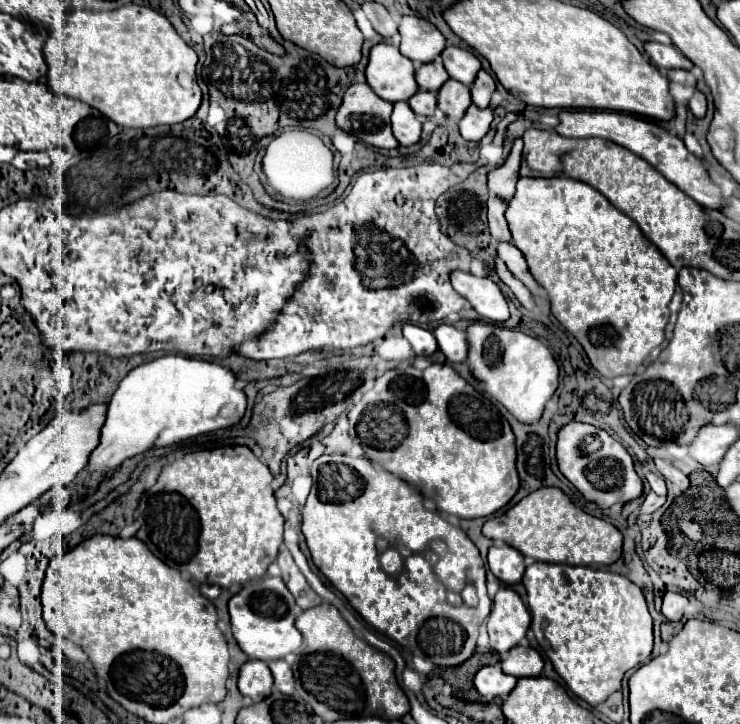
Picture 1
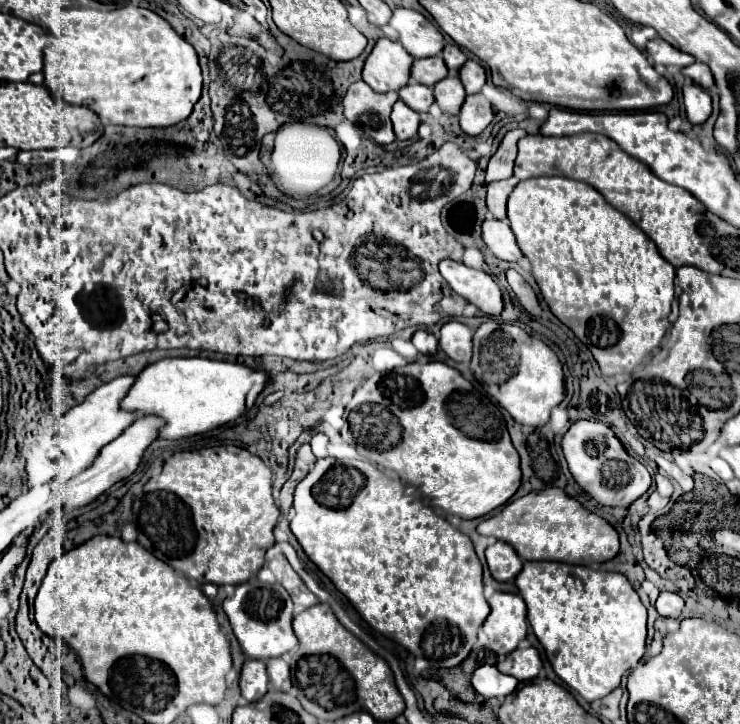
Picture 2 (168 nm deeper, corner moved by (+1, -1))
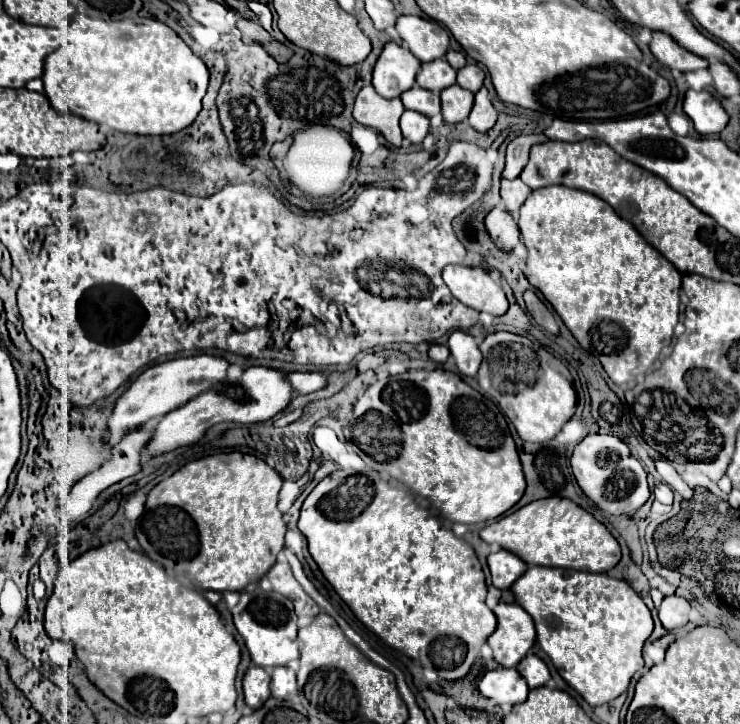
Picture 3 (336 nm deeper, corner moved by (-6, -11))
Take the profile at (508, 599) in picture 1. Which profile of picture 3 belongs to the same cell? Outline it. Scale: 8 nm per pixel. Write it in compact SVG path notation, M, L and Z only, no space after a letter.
M499 603L493 607L497 629L487 639L493 657L503 667L517 667L535 643L535 625L531 615L517 603Z

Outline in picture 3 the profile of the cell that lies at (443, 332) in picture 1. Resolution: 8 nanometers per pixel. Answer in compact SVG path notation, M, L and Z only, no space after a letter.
M453 331L449 335L449 343L447 343L455 365L459 369L461 375L469 375L475 377L477 369L481 365L481 351L479 345L475 341L473 335L469 335L467 331Z

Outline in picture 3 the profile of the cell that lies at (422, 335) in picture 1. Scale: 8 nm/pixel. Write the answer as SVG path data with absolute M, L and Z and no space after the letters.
M433 343L433 345L429 347L429 359L433 359L435 363L445 363L447 357L449 357L449 349L447 349L445 345Z

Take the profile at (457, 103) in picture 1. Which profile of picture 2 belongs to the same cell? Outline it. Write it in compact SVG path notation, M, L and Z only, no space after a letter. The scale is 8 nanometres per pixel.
M448 75L446 79L434 85L434 99L444 113L458 115L460 105L464 103L464 97L466 97L464 85L458 81L456 75Z

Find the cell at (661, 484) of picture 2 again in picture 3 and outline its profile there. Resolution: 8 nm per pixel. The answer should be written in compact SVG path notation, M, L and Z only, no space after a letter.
M655 483L653 495L655 495L657 501L663 501L663 503L667 503L667 505L673 503L673 491L671 491L665 483Z

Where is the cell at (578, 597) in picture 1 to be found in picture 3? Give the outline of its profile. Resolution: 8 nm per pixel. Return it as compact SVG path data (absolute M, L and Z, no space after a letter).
M531 567L515 581L511 591L517 603L533 617L539 647L551 657L559 675L577 689L591 707L605 705L627 691L631 677L643 667L641 649L653 633L653 619L643 599L625 581L613 579L607 573Z

